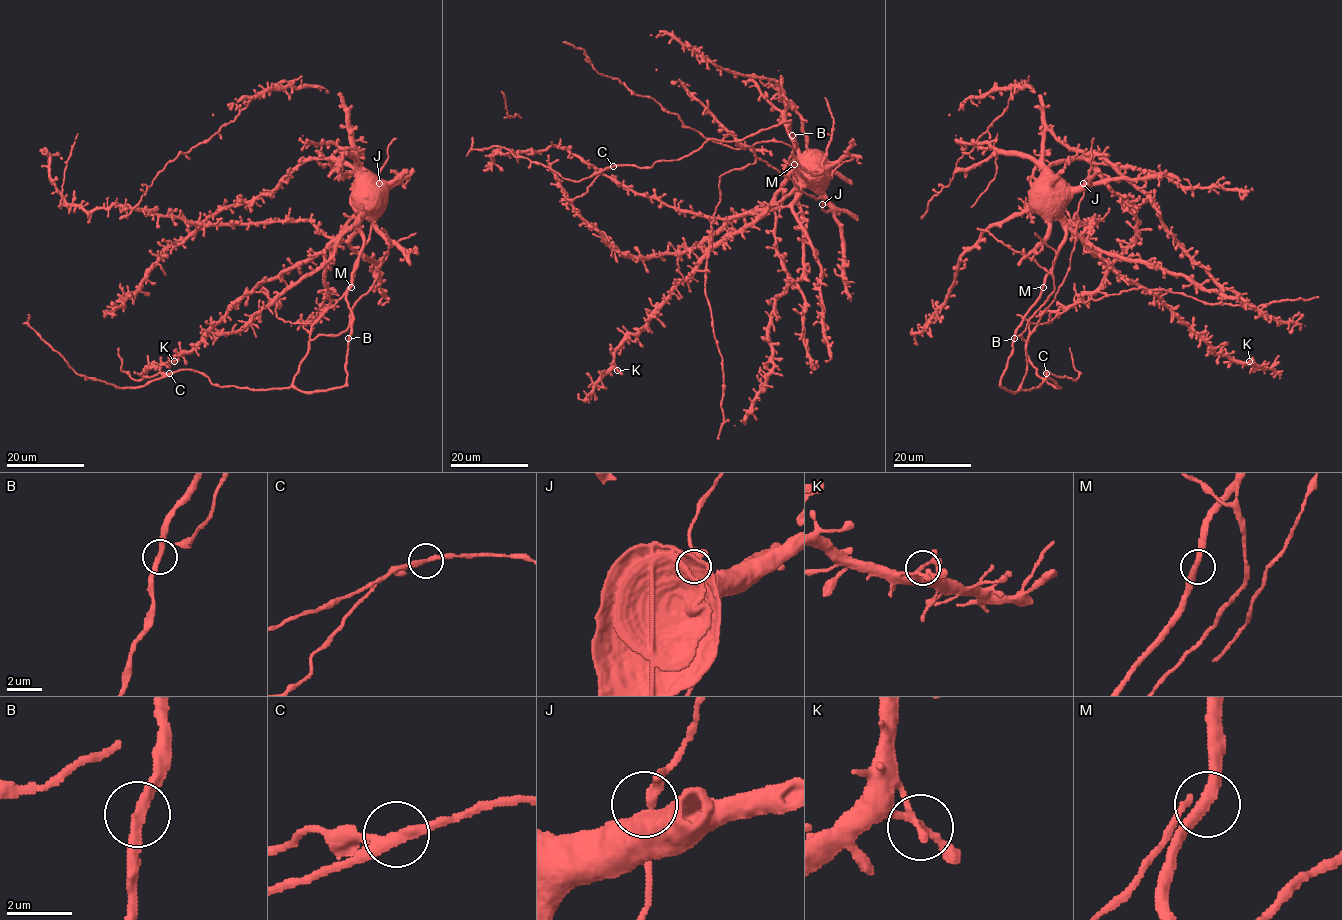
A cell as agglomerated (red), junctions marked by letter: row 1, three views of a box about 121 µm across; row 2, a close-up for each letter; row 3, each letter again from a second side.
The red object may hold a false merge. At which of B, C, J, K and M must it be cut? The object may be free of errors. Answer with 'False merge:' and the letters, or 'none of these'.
False merge: C

